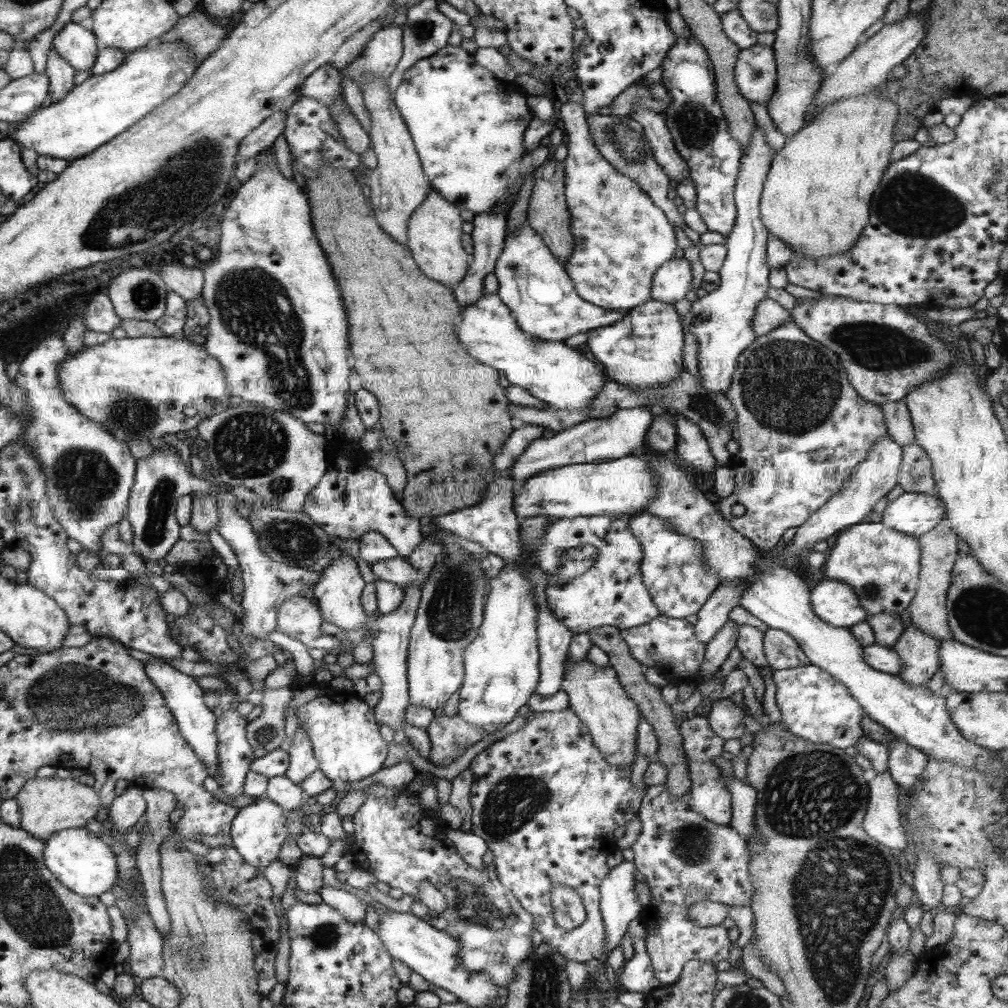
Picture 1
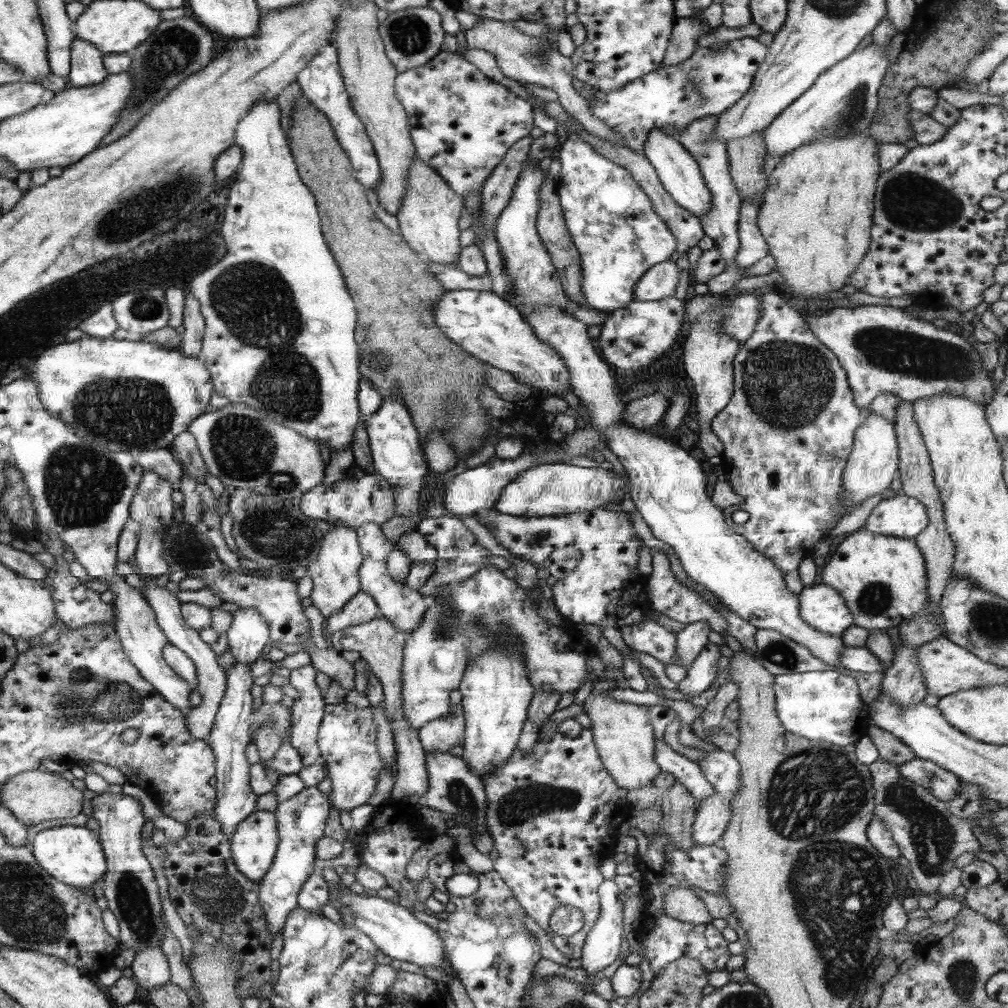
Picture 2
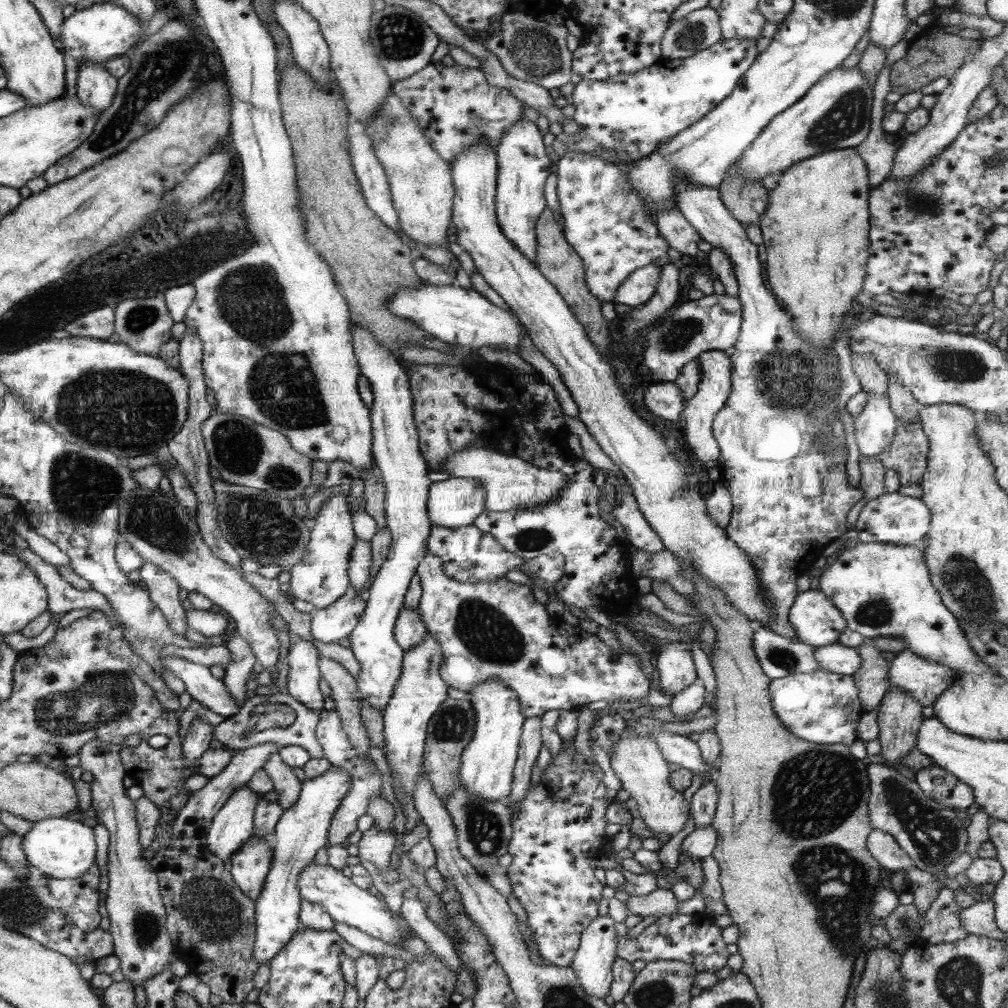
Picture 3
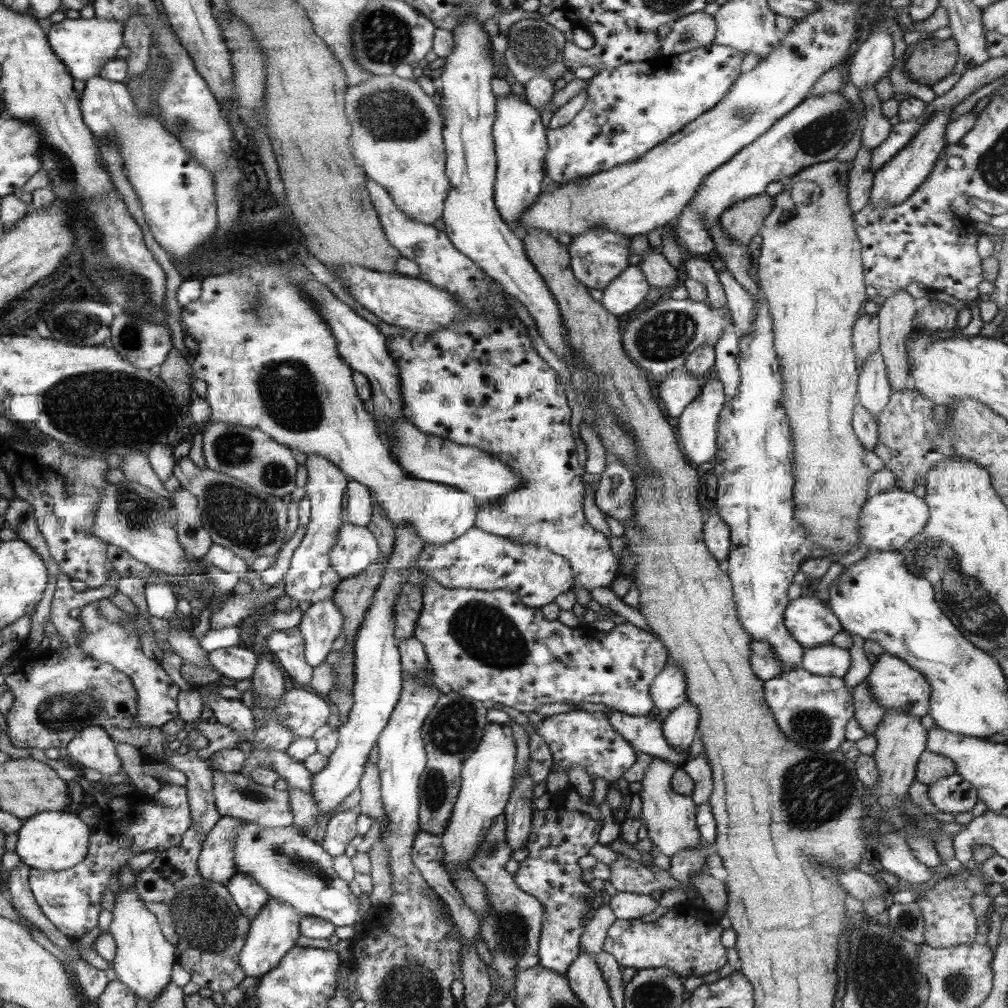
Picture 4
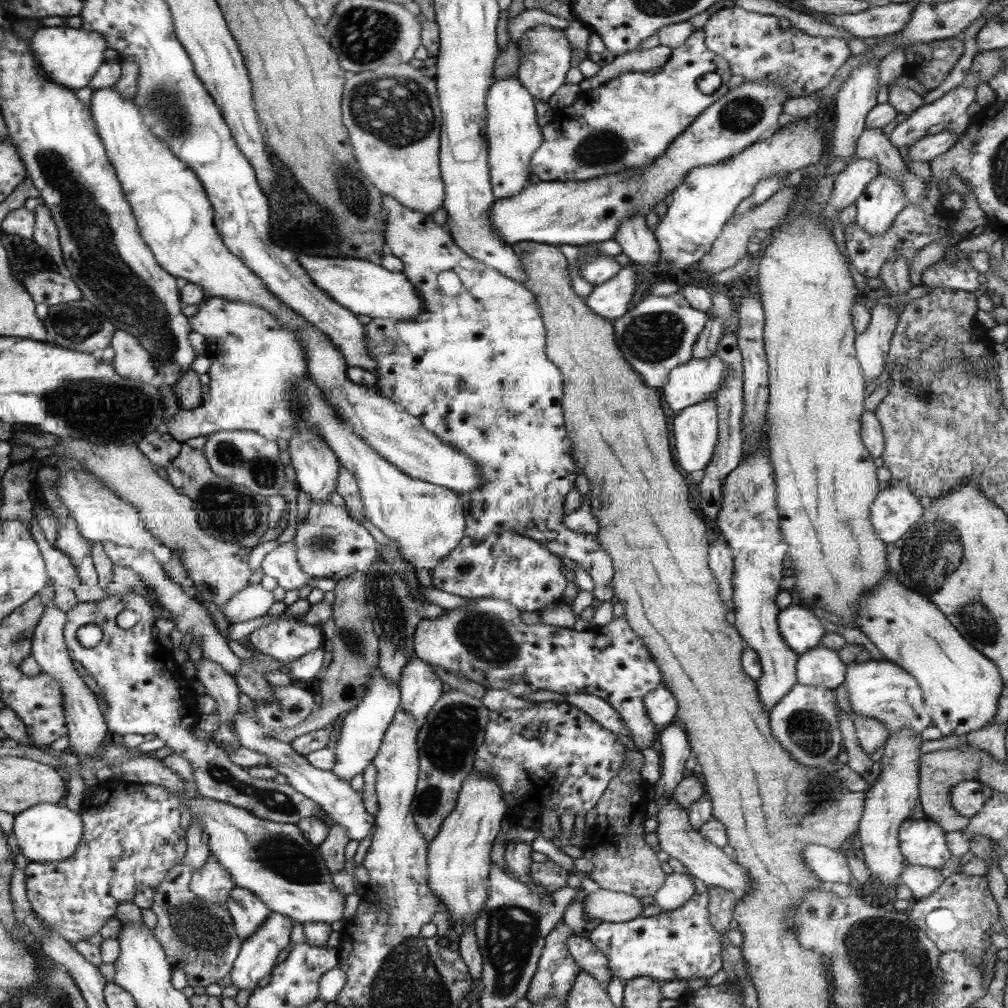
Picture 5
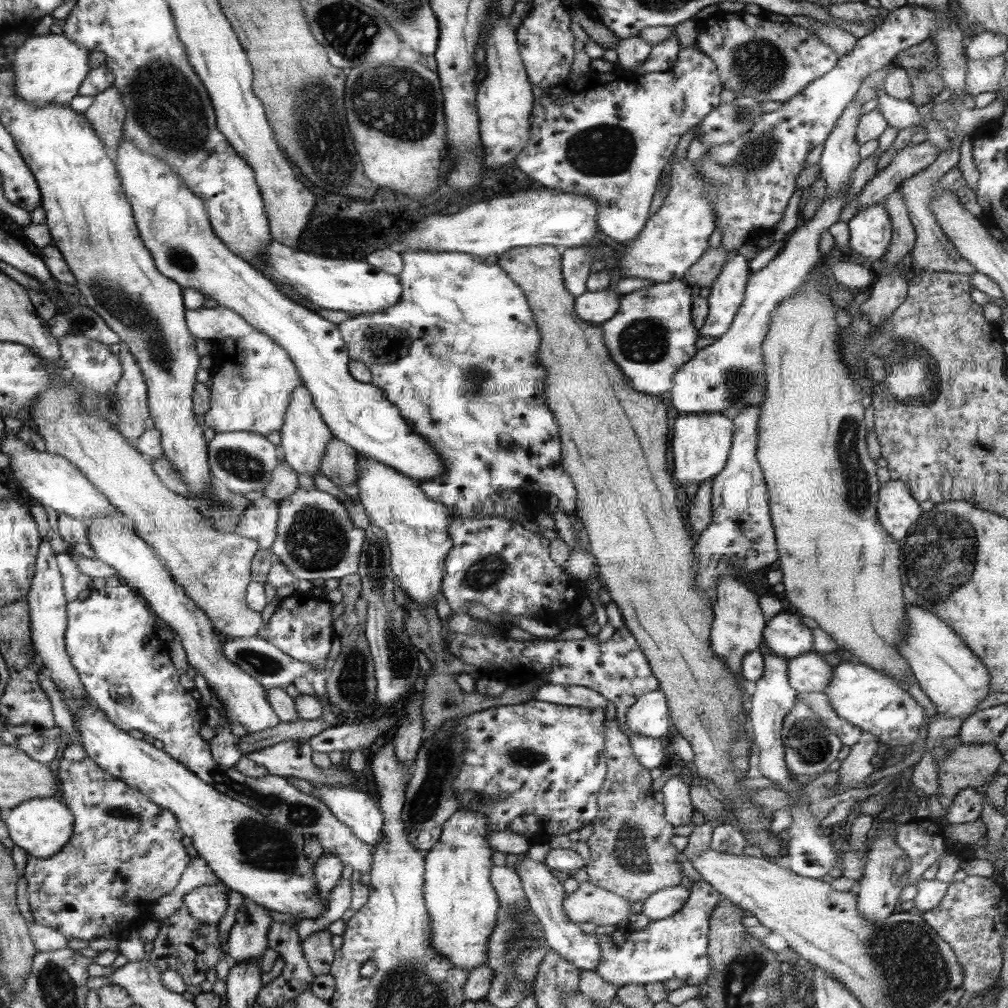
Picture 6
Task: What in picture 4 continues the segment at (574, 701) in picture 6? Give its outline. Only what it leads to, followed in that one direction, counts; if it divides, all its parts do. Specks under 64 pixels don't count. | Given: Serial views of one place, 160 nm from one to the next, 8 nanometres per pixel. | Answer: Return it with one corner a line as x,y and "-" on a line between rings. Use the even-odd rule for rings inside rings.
608,711
606,713
612,726
640,753
645,752
653,757
661,758
673,765
682,767
689,757
688,751
680,752
671,747
665,738
662,723
652,716
632,716
623,712

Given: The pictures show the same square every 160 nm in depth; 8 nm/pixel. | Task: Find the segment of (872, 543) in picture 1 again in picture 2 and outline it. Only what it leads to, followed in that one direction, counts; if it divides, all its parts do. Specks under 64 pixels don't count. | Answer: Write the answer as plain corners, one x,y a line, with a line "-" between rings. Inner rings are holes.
858,530
858,532
853,532
849,534
843,542
840,543
838,548
836,548
836,552
834,555
828,560
828,562
824,563
824,566
821,567
822,572
820,572
820,578
824,584
835,588
840,596
846,601
848,608
852,611
854,617
854,625
858,625
862,628
867,628
869,631
874,629
888,629
892,628
892,626
898,626
901,624
903,620
910,618
918,613
930,613
937,618
939,625
941,626
941,631
943,634
941,636
945,636
945,630
943,630
944,621
941,617
941,612
939,612
938,606
937,608
933,608
931,606
931,602
927,599
927,578
926,578
926,565
924,557
922,556
921,550
918,548
916,541
911,538
896,538
895,536
886,536
884,534
878,535
873,534
872,532
868,532
868,530

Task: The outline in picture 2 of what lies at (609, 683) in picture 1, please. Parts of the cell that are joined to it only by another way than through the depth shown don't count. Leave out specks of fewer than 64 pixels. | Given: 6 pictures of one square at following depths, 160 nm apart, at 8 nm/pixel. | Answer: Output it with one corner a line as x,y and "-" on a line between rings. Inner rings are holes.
597,688
583,702
584,712
591,722
591,733
600,760
606,770
615,778
618,786
626,790
637,789
647,784
653,785
653,780
661,770
654,762
655,736
646,705
635,705
615,700
611,695

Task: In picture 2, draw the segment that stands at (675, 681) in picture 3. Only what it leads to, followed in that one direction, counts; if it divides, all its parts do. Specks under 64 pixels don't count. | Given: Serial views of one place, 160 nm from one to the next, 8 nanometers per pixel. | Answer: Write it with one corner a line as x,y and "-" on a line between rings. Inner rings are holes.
698,621
684,625
677,633
676,665
684,669
690,668
690,664
698,657
700,651
708,644
711,626
708,621

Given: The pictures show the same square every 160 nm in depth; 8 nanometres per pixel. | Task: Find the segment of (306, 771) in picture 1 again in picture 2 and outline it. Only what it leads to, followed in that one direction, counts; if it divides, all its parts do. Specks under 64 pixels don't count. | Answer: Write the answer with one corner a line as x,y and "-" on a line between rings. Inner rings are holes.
312,664
292,670
290,674
290,684
301,692
298,700
295,701
291,711
291,735
288,742
296,748
300,754
303,766
312,766
318,762
321,756
321,749
317,744
317,735
320,732
320,726
323,717
325,716
326,702
322,695
320,687
316,685
316,673
318,670
312,667

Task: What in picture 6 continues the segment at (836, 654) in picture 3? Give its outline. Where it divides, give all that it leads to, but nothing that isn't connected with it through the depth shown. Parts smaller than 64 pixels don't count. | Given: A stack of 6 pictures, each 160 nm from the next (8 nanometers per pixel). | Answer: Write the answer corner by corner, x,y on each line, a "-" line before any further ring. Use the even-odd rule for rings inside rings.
816,651
788,660
788,678
798,692
822,692
833,677
833,668

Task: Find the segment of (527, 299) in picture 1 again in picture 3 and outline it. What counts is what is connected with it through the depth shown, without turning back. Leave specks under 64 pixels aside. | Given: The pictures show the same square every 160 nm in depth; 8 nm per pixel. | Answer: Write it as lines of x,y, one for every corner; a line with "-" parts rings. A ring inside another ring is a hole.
523,115
504,130
497,146
497,188
495,211
504,236
530,261
535,263
537,251
536,223
547,207
543,190
552,172
552,160
546,153
538,125

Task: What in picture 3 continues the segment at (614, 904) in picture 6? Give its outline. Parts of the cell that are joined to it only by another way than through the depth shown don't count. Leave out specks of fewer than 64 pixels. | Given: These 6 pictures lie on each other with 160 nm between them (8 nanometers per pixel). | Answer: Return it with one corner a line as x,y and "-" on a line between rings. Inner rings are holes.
658,888
650,895
645,896
630,896
625,902
626,908
632,915
645,916
660,916
677,914
680,902
668,888

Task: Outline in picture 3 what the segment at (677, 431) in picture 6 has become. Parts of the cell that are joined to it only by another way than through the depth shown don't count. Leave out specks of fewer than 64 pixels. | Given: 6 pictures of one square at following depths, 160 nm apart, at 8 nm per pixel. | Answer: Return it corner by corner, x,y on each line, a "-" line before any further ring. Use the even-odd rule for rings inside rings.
711,350
702,352
697,356
700,369
700,384
694,397
686,401
681,418
686,421
686,442
690,447
692,458
708,461
716,461
719,458
720,450
717,440
713,435
713,421
716,414
725,406
731,392
731,360
727,352

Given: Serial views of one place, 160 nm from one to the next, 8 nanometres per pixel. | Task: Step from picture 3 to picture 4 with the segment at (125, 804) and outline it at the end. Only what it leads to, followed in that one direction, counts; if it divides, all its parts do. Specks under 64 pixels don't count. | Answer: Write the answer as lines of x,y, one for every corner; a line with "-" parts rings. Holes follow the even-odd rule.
88,723
67,744
68,760
84,769
98,770
104,779
108,779
112,774
119,774
122,768
115,744
105,728
-
120,887
114,893
116,900
111,911
113,919
108,933
117,945
117,955
112,961
111,968
115,970
120,982
129,986
137,996
146,999
151,1005
164,994
171,980
174,984
183,987
191,981
191,976
184,967
176,964
175,948
160,930
157,914
141,900
136,889
124,890

